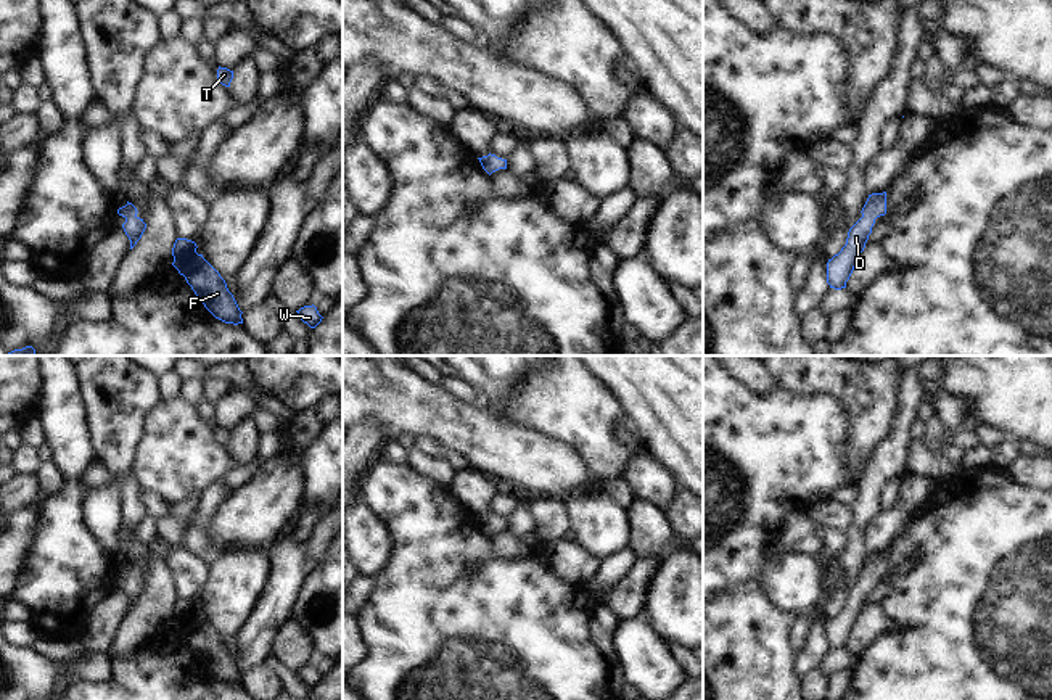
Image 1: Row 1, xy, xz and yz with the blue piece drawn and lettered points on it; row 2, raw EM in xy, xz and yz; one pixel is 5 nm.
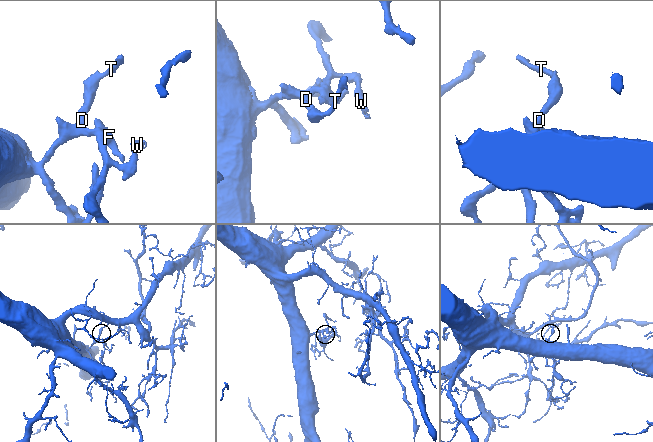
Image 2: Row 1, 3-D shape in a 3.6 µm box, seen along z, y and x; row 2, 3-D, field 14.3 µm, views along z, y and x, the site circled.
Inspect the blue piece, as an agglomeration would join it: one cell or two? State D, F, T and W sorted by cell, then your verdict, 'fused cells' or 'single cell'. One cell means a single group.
D F T W; single cell

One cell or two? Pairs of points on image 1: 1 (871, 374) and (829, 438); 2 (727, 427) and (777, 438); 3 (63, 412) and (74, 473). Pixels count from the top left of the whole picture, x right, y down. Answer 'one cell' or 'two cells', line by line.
1: two cells
2: one cell
3: one cell

